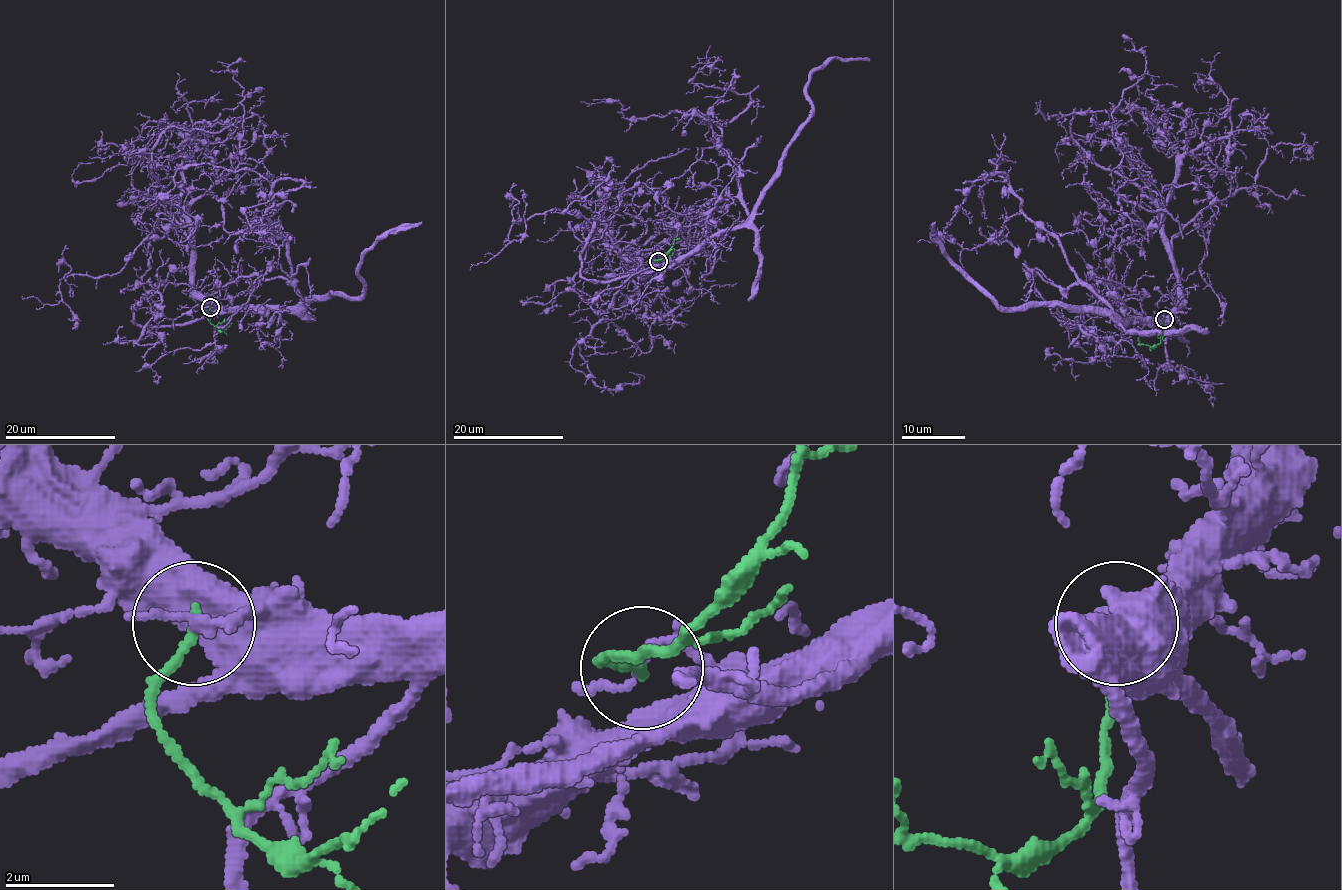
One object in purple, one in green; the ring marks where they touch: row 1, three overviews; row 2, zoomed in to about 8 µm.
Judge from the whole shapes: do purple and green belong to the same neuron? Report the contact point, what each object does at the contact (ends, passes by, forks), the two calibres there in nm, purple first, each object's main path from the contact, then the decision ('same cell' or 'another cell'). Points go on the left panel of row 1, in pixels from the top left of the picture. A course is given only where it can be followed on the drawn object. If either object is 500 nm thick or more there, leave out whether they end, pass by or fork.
(210, 307) | purple passes by | green ends | 150/190 nm | purple via (210, 307), (298, 303), (266, 216), (273, 185), (303, 182), (245, 209), (267, 227), (249, 234) | green via (210, 307), (206, 317), (215, 328), (224, 329), (231, 322) | another cell

